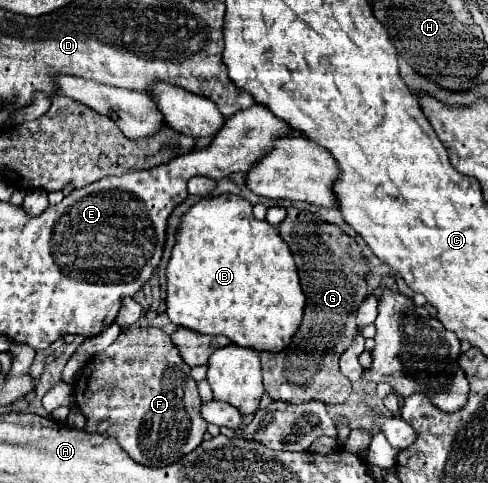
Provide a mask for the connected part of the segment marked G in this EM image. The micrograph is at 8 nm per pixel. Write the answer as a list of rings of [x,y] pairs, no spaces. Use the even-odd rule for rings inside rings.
[[[288,217],[280,223],[278,233],[294,255],[302,291],[306,295],[306,311],[300,331],[284,351],[260,353],[264,389],[274,401],[322,401],[326,405],[346,403],[352,393],[352,385],[346,377],[342,377],[338,359],[354,339],[356,309],[368,295],[368,259],[362,257],[360,247],[352,237],[342,233],[340,227],[320,219],[302,219],[294,223]]]

